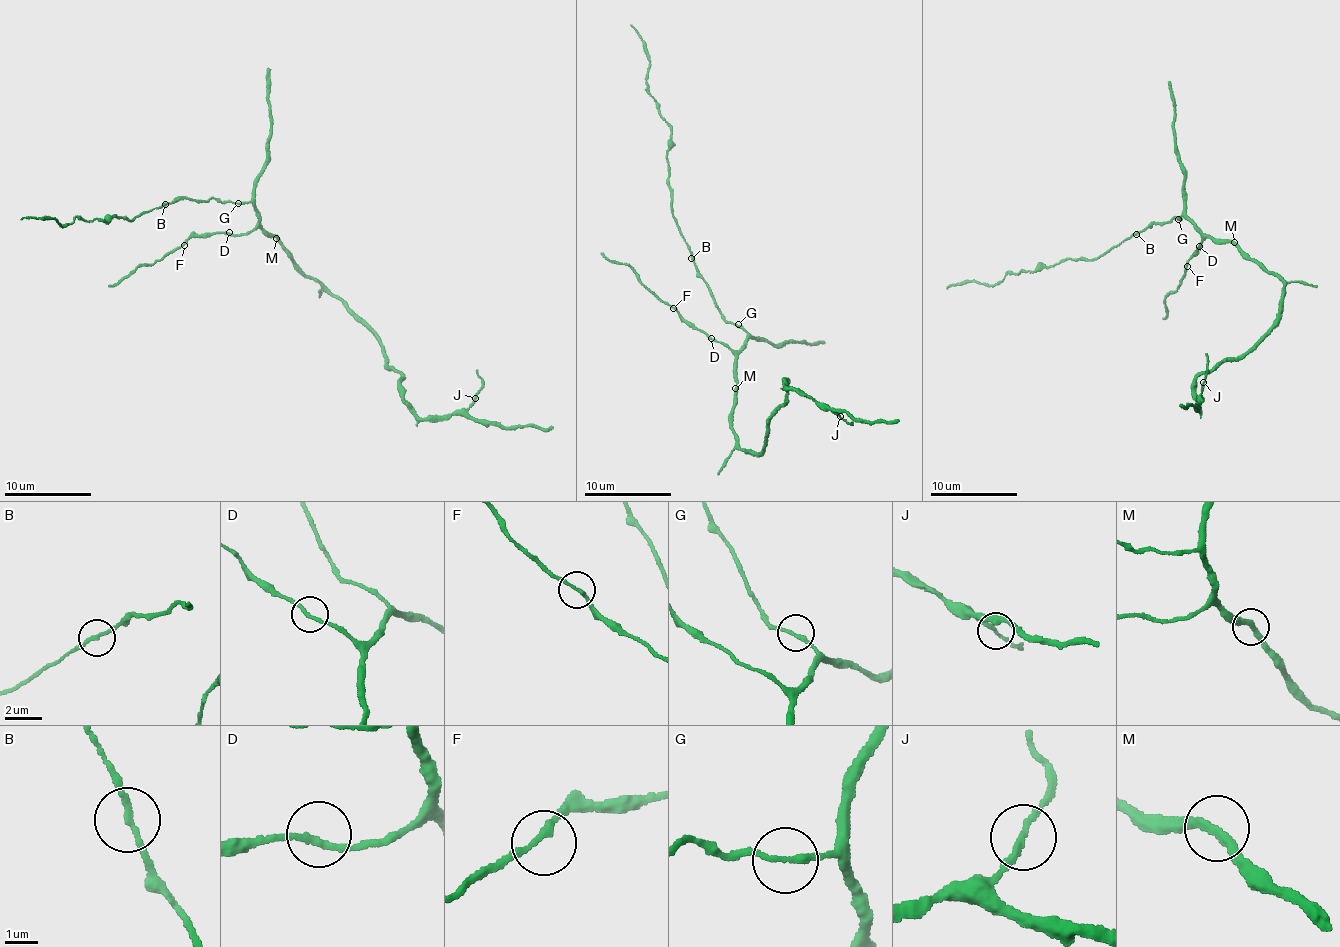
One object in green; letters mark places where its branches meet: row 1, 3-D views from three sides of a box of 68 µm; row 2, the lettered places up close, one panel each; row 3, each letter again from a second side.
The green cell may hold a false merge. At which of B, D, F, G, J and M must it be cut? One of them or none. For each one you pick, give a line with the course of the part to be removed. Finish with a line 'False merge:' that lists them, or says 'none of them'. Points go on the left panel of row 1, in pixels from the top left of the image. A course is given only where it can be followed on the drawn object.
False merge: none of them

